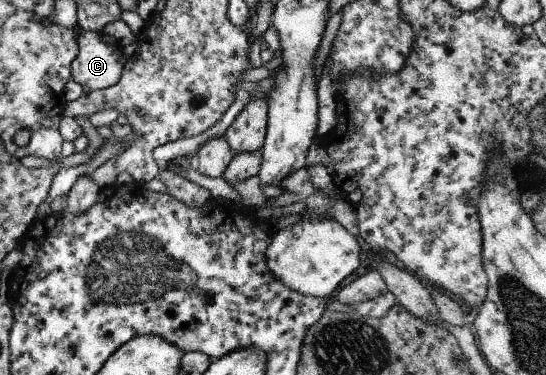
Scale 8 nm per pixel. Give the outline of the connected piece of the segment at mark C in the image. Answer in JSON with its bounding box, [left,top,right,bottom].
[70,32,127,92]

